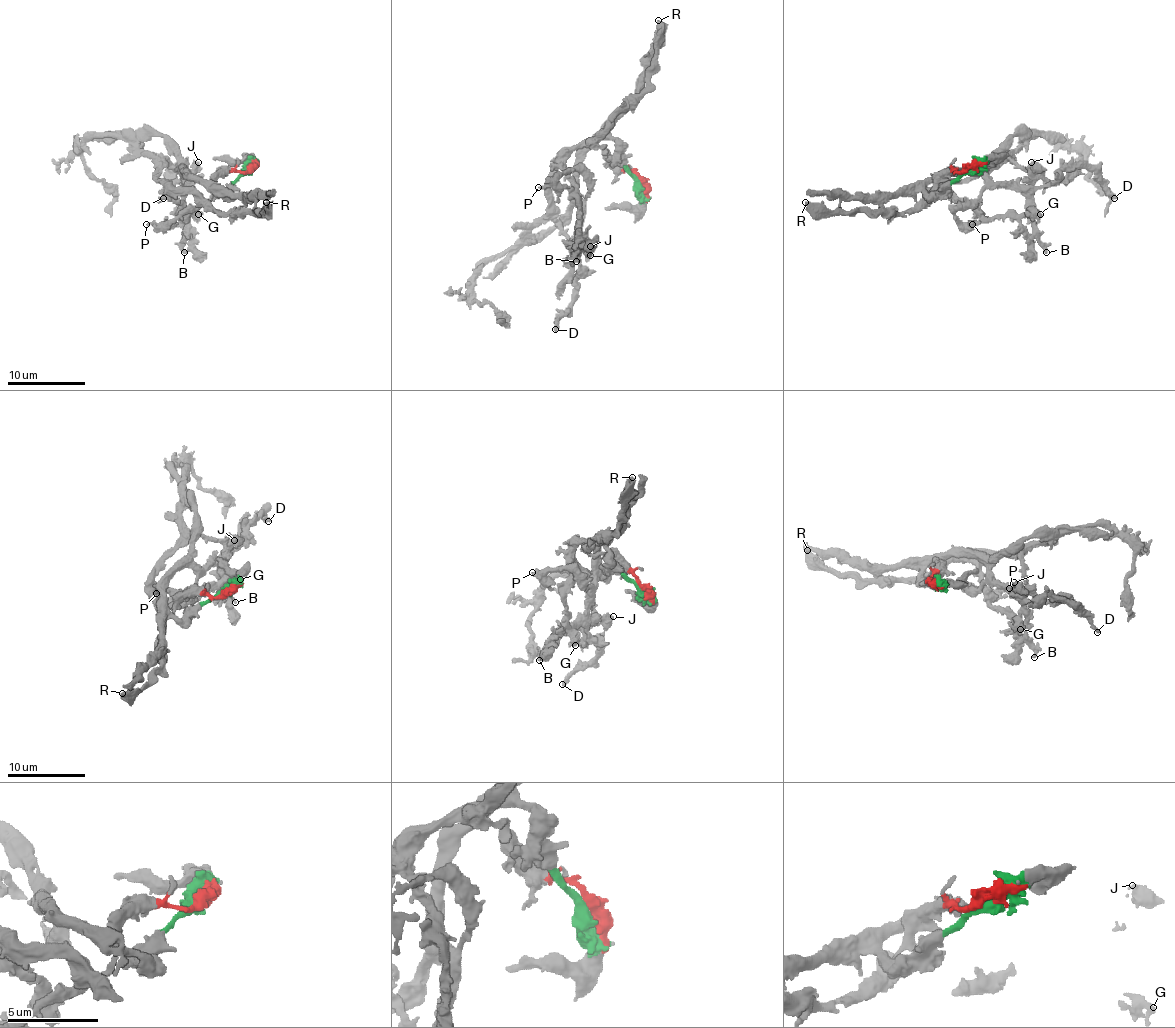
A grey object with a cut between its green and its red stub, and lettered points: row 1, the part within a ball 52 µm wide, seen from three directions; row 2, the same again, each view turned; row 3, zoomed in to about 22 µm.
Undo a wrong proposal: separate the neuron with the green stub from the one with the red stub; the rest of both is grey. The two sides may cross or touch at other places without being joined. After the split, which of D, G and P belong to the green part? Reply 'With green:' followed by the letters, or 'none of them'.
With green: D, P

